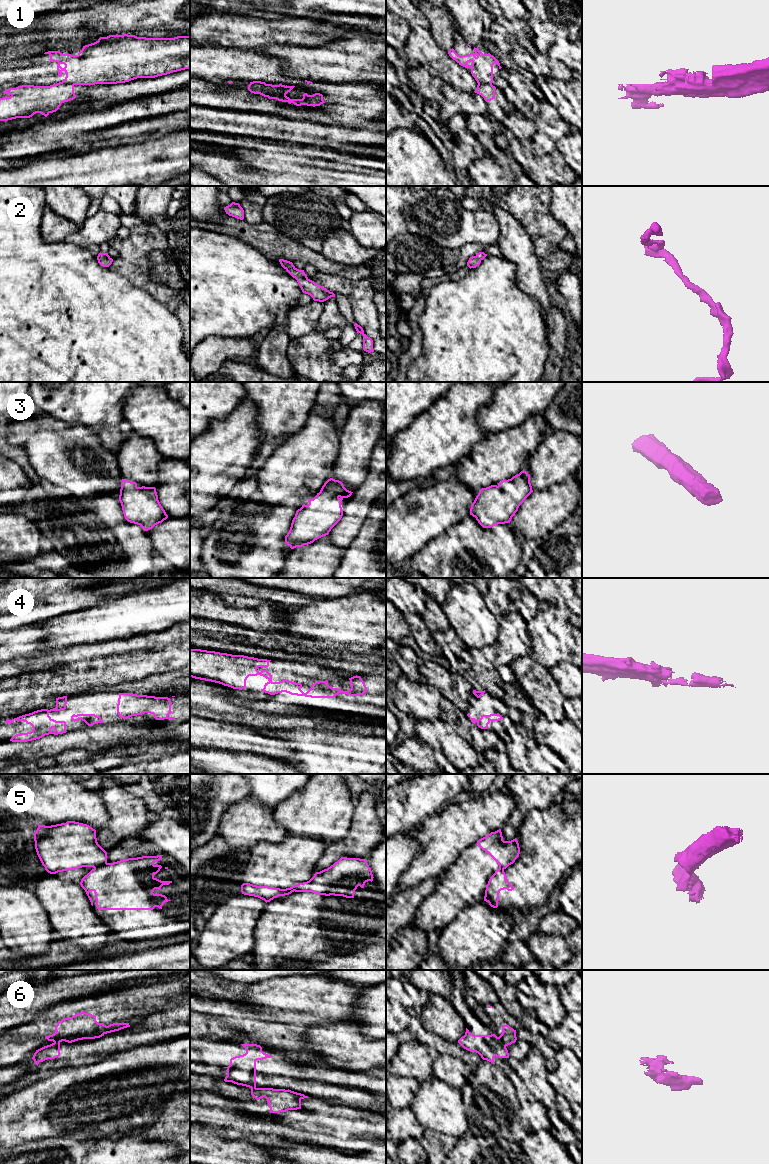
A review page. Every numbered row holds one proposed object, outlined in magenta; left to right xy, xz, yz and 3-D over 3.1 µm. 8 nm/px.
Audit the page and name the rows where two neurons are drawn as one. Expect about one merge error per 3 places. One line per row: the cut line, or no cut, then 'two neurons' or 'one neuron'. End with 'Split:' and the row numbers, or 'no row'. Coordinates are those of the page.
1: cut in xy along (59, 82), (73, 85); two neurons
2: no cut; one neuron
3: no cut; one neuron
4: no cut; one neuron
5: cut in xy along (106, 862), (94, 868); two neurons
6: cut in yz along (498, 1037), (505, 1046); two neurons
Split: 1, 5, 6

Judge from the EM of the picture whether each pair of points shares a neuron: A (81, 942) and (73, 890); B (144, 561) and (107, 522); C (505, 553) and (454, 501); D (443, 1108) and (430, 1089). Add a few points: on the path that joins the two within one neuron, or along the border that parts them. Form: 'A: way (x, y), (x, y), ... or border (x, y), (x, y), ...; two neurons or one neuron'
A: way (76, 929), (73, 918), (73, 903); one neuron
B: way (136, 551), (117, 532); one neuron
C: border (469, 513), (463, 519); two neurons
D: way (438, 1103), (434, 1094); one neuron

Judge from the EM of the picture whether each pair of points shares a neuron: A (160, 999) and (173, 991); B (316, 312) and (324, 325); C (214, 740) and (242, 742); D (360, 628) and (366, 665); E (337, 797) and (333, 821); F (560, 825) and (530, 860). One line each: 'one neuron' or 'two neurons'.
A: one neuron
B: two neurons
C: one neuron
D: two neurons
E: one neuron
F: one neuron

